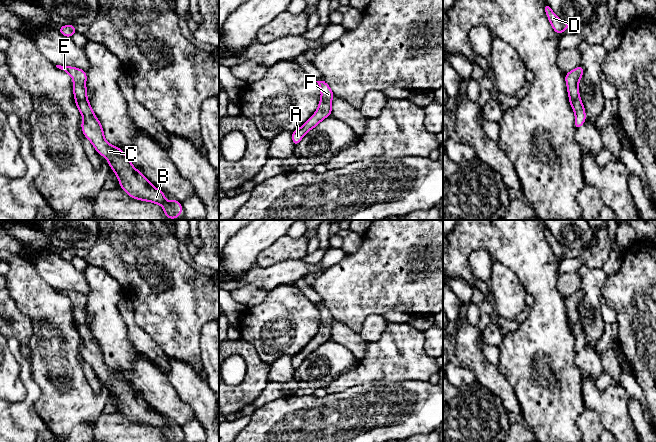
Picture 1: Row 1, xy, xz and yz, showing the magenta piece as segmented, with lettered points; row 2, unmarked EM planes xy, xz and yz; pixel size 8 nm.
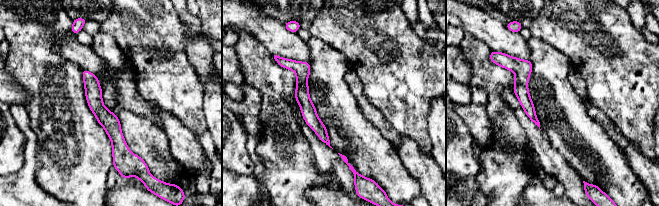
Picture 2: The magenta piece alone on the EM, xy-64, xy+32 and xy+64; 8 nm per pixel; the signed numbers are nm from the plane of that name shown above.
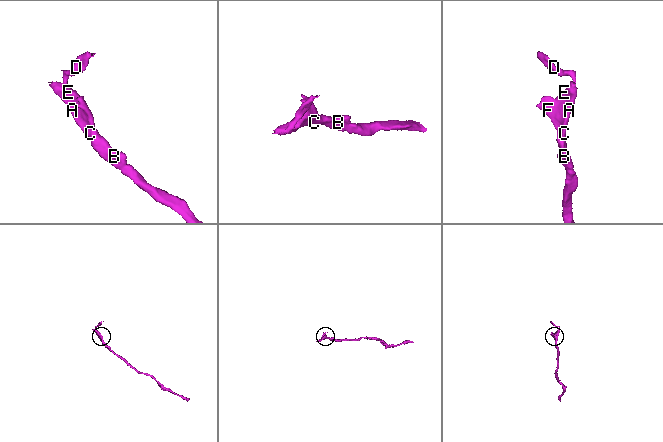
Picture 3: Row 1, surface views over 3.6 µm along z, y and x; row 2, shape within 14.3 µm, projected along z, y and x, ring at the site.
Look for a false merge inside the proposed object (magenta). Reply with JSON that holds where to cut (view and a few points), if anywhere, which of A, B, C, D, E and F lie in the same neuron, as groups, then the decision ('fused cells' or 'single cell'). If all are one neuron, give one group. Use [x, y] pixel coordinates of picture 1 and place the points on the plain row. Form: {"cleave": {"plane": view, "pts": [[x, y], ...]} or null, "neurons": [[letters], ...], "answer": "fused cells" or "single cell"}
{"cleave": null, "neurons": [["A", "B", "C", "D", "E", "F"]], "answer": "single cell"}

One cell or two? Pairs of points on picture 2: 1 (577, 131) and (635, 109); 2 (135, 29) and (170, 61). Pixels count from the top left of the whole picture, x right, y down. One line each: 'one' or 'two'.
1: two
2: one

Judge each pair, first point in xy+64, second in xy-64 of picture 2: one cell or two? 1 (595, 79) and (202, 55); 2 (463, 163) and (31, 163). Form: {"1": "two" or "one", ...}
{"1": "two", "2": "two"}

